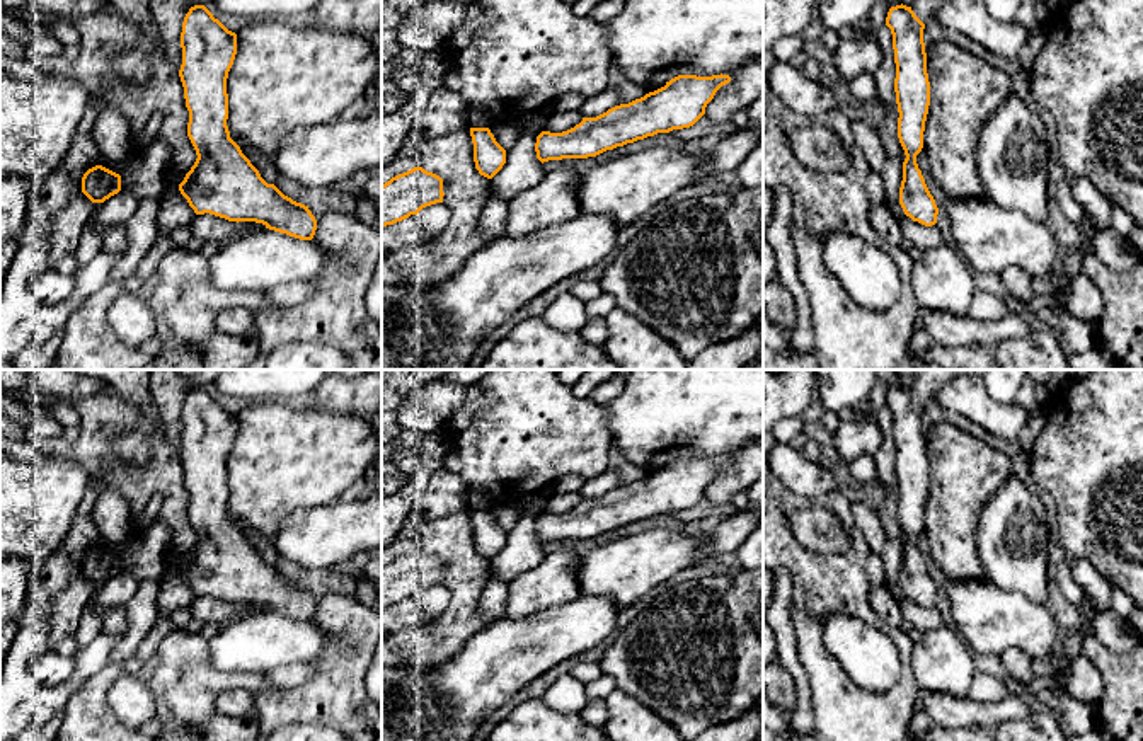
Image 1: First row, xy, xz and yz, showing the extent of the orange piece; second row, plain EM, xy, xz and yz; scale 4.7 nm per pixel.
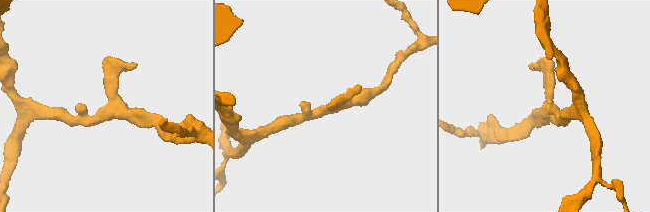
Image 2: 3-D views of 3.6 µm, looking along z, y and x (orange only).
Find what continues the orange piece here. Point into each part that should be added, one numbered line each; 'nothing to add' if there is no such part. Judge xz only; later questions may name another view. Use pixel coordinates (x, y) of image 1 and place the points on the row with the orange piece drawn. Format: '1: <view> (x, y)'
nothing to add

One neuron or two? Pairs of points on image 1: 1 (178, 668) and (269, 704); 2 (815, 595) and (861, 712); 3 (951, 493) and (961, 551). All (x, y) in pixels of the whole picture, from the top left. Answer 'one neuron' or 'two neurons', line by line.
1: two neurons
2: one neuron
3: one neuron

